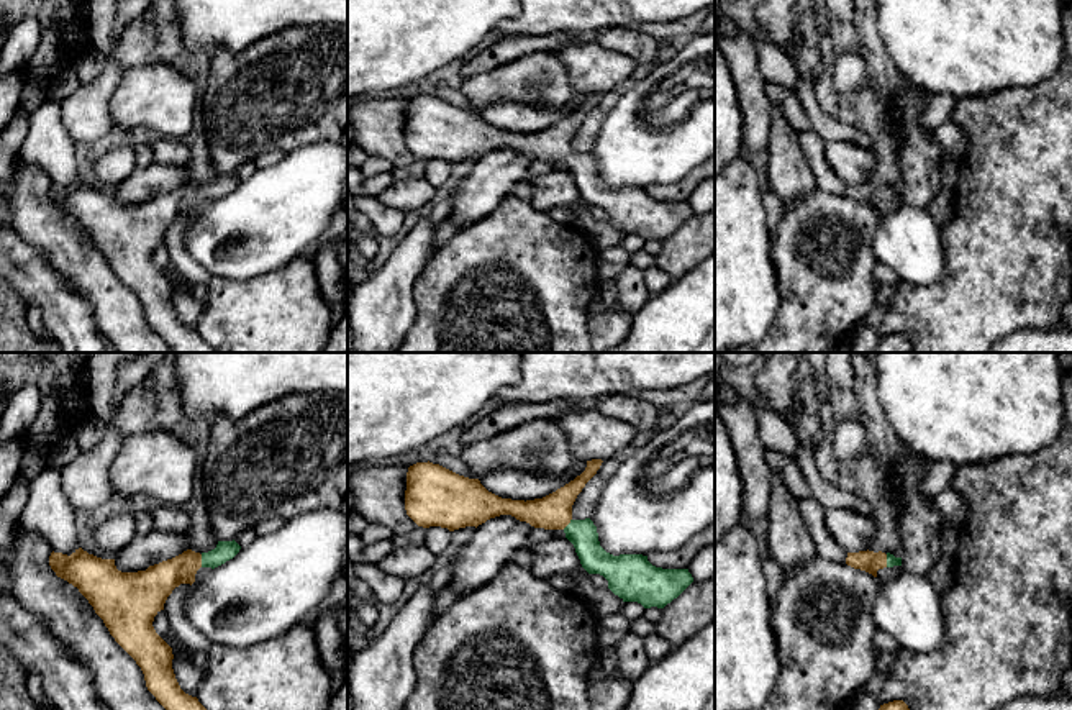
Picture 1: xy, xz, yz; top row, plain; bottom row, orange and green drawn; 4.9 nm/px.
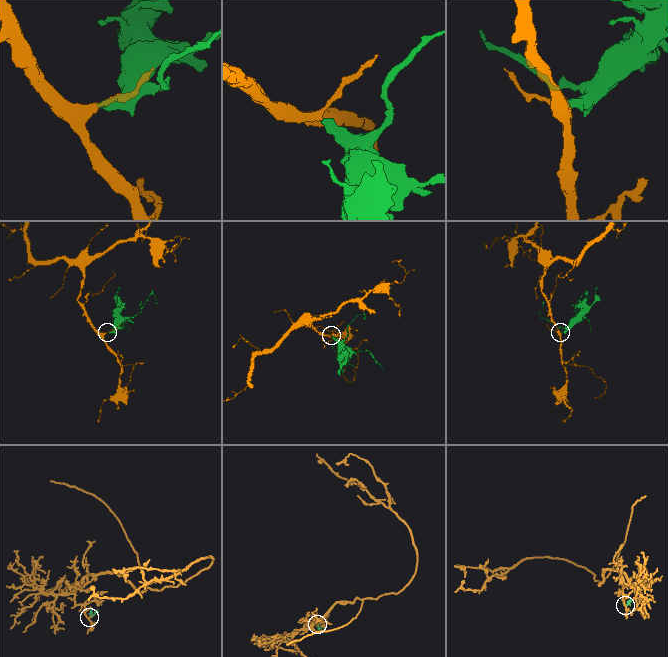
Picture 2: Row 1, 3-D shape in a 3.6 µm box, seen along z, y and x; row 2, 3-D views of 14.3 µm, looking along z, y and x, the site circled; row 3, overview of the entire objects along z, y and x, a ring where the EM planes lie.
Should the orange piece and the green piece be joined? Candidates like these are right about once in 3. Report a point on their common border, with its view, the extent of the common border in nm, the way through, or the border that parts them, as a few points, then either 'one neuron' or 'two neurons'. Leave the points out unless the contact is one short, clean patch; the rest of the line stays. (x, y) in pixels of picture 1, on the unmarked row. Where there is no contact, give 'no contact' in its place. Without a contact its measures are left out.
xy (200, 194) | 60 nm | across xy (156, 215), (189, 194), (200, 194), (212, 192), (225, 182) | one neuron

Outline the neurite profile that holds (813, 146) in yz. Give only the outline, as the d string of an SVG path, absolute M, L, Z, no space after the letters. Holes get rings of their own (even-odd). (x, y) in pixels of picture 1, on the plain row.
M813 130L798 131L798 141L813 172L816 187L836 195L846 195L847 184L844 184L826 162L826 141Z

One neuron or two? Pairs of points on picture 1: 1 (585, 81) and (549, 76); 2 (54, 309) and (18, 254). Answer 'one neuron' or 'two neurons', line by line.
1: two neurons
2: one neuron

